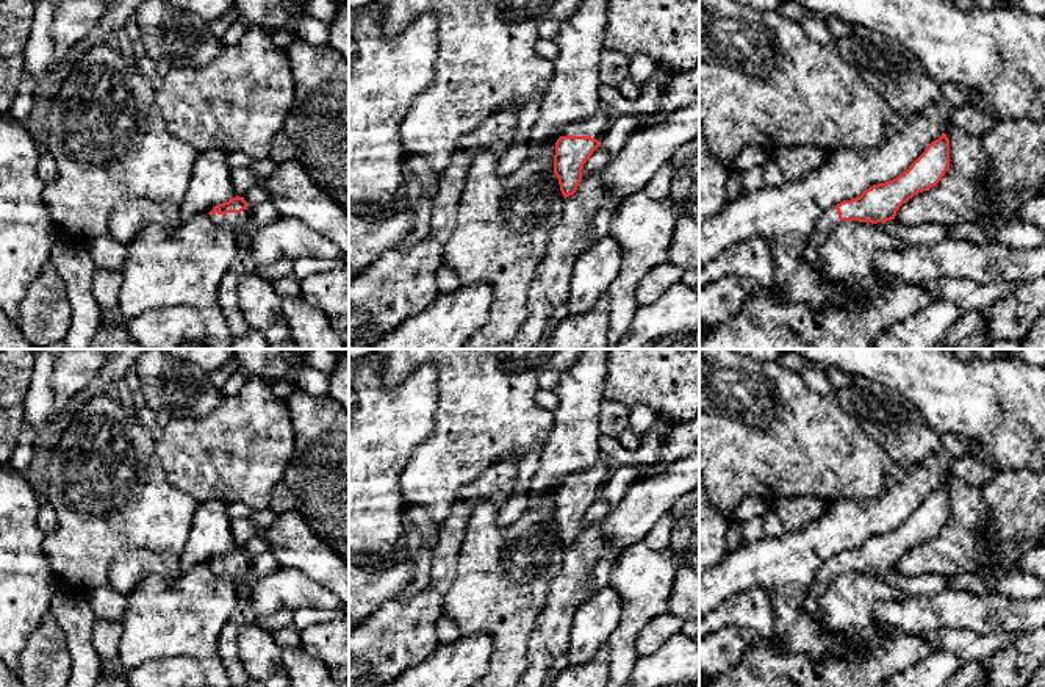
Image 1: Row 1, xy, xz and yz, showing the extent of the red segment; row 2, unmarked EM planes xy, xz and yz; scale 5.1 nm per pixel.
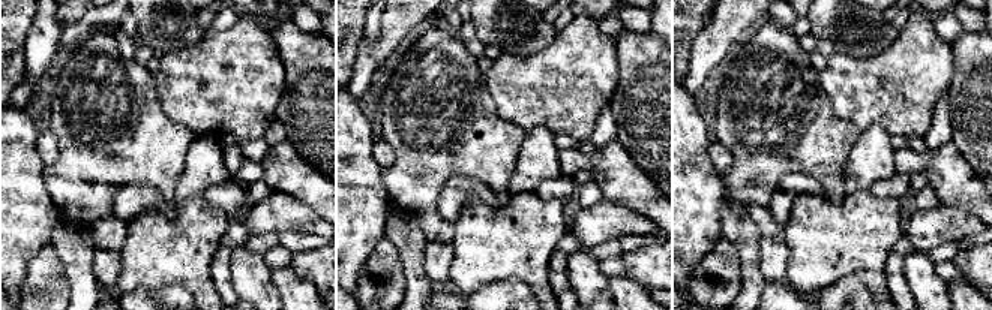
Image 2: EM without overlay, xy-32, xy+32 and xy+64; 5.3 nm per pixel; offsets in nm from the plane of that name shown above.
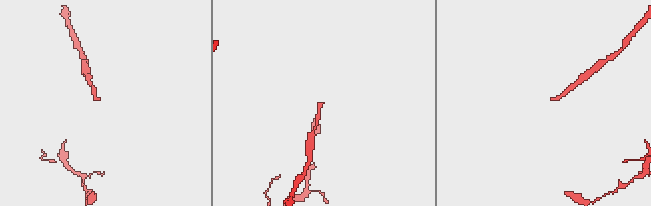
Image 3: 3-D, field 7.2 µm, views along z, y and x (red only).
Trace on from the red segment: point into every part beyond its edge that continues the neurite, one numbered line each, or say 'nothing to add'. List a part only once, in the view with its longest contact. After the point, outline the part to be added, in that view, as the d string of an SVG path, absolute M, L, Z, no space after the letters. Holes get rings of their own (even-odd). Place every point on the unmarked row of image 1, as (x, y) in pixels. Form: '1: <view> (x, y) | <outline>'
1: xy (237, 571) | M247 557L241 563L214 563L211 568L217 574L228 576L235 584L242 581L249 573L252 573L250 557Z

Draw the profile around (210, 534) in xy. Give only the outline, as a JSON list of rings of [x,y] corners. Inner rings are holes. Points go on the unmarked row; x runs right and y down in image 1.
[[[219,499],[203,501],[194,513],[189,538],[181,552],[183,570],[199,563],[208,565],[216,556],[236,546],[225,504]]]

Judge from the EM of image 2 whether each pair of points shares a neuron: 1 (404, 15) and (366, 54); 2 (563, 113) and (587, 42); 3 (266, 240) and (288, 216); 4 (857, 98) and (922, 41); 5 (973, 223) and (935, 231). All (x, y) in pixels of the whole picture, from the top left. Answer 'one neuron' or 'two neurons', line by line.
1: one neuron
2: one neuron
3: two neurons
4: one neuron
5: one neuron

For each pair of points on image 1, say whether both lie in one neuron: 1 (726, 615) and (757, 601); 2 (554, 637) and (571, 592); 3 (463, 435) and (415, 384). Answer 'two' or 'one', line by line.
1: one
2: one
3: two

